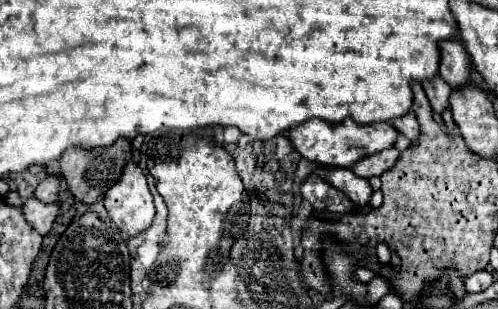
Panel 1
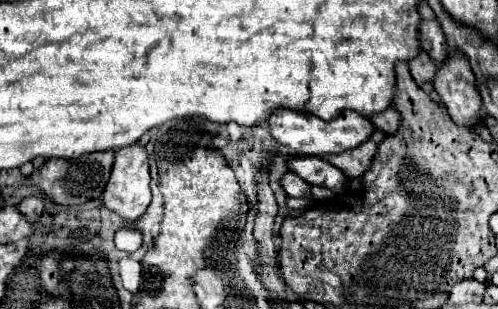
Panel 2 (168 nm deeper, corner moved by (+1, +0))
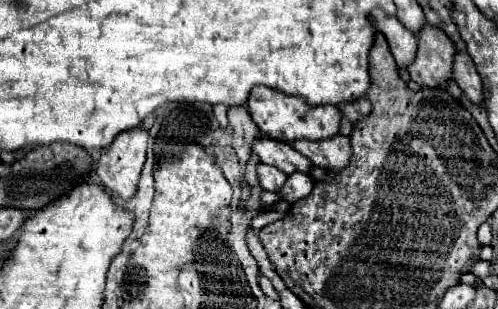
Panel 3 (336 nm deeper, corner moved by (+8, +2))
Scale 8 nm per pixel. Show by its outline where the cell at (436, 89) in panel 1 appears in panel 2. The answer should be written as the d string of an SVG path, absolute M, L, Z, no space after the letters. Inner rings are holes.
M421 51L417 57L413 57L407 65L409 65L409 71L411 71L417 85L431 81L431 75L435 75L435 71L437 71L437 65L433 63L433 59L425 51Z

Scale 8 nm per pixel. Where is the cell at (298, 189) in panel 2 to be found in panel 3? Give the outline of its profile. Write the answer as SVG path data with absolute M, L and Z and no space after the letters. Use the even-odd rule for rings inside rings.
M264 163L258 165L258 177L260 177L260 185L266 191L274 191L274 193L278 193L288 179L286 173L282 173L280 169L276 169L272 165L264 165Z

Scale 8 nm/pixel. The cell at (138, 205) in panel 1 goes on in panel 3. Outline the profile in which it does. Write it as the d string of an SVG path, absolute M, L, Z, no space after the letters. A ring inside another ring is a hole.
M138 125L120 133L114 143L102 149L96 161L96 175L102 187L120 199L132 199L138 189L140 171L146 161L148 131Z

